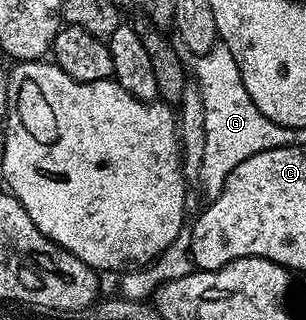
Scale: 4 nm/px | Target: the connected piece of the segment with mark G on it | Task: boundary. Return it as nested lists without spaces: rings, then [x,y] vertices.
[[[217,42],[205,56],[195,57],[194,63],[196,63],[194,84],[199,88],[202,105],[205,106],[206,130],[206,150],[203,151],[199,187],[205,197],[208,195],[208,198],[215,198],[222,190],[228,175],[234,170],[234,166],[238,166],[238,162],[246,162],[246,158],[250,158],[262,150],[285,147],[286,130],[281,124],[275,124],[270,118],[266,118],[266,114],[262,114],[262,110],[258,110],[258,106],[254,106],[250,94],[246,94],[246,86],[242,82],[238,62],[234,62],[234,54],[230,54],[230,50],[224,43]]]

